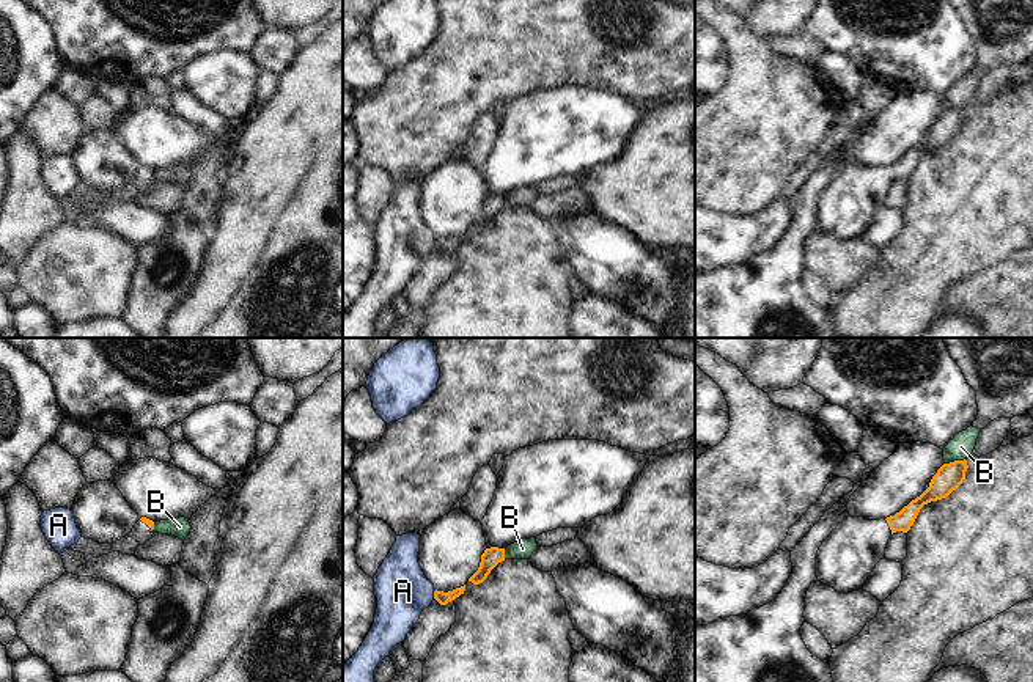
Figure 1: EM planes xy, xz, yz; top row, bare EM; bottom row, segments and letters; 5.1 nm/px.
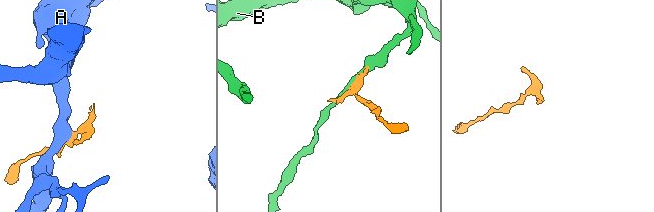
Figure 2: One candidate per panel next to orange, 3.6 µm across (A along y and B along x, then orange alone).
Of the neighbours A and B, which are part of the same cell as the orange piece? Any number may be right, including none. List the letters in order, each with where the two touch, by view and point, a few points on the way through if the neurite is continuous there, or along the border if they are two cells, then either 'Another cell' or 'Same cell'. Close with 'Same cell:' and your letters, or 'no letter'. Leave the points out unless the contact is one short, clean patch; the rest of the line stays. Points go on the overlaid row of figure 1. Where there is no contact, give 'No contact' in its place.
A: Touches orange at xz (434, 594). Boundary: xz (436, 590), (433, 597). Another cell
B: Touches orange at yz (955, 461). Another cell
Same cell: no letter

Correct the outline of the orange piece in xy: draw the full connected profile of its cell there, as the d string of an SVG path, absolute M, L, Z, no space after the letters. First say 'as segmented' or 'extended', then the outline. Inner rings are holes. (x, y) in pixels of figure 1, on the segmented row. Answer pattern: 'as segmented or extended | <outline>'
extended | M142 517L134 525L132 531L112 544L99 544L93 539L80 537L74 552L80 552L85 555L86 563L93 558L99 558L102 555L108 555L112 552L119 552L123 555L135 556L135 550L143 545L146 541L153 539L154 534L154 522Z

